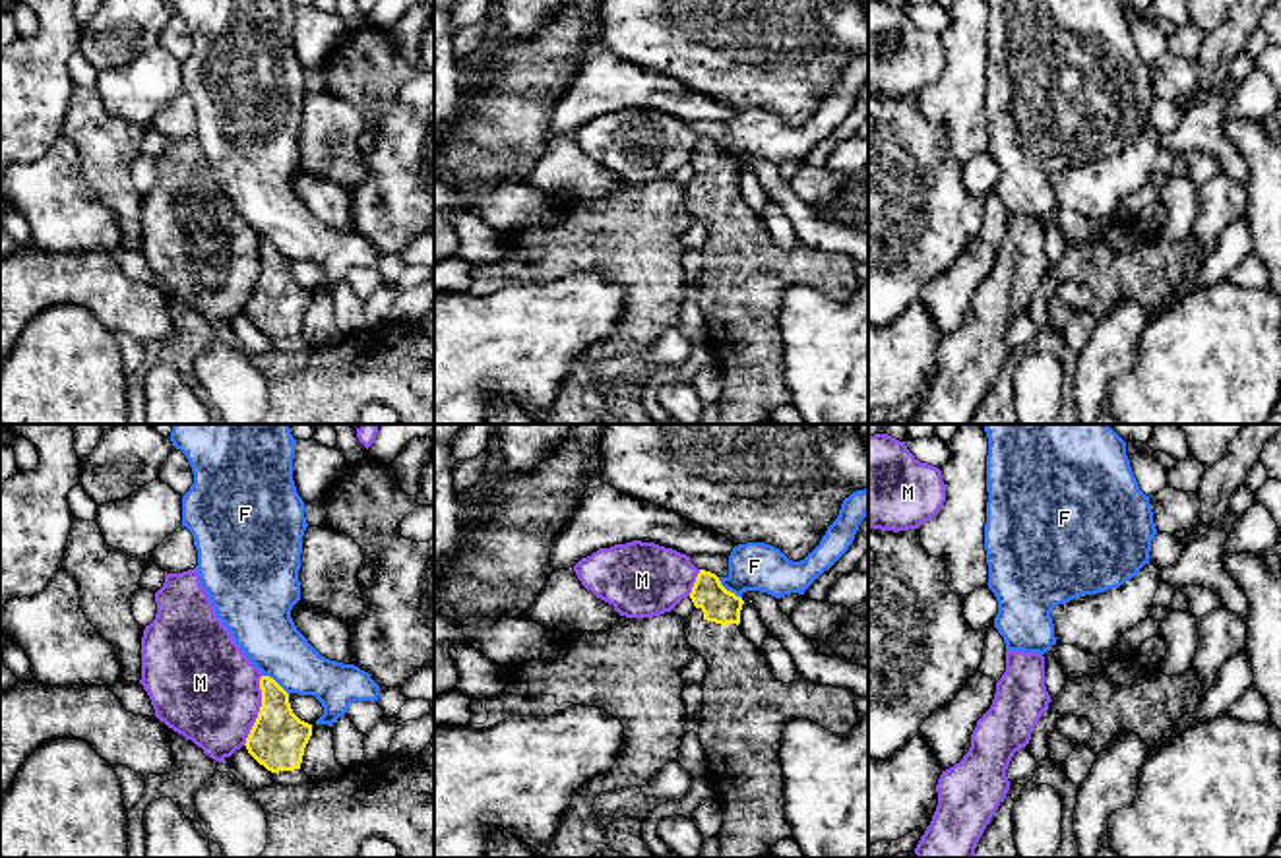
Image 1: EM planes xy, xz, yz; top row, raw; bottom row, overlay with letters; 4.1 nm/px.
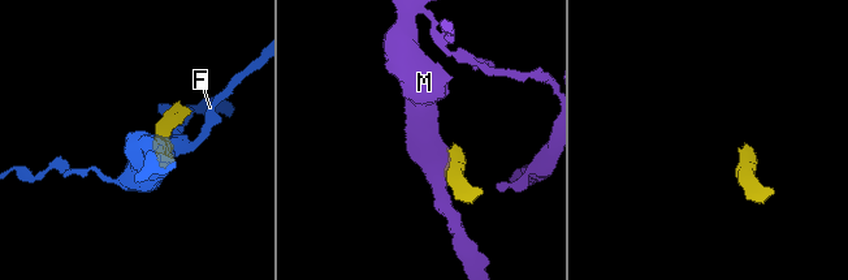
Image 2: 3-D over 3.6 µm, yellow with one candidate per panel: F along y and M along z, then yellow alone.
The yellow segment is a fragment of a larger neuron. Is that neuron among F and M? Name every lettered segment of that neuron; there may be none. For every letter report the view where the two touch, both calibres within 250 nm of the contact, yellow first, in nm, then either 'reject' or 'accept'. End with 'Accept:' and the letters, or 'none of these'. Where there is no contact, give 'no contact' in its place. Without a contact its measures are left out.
F: xz | 140/200 nm | reject
M: xy | 240/420 nm | reject
Accept: none of these

